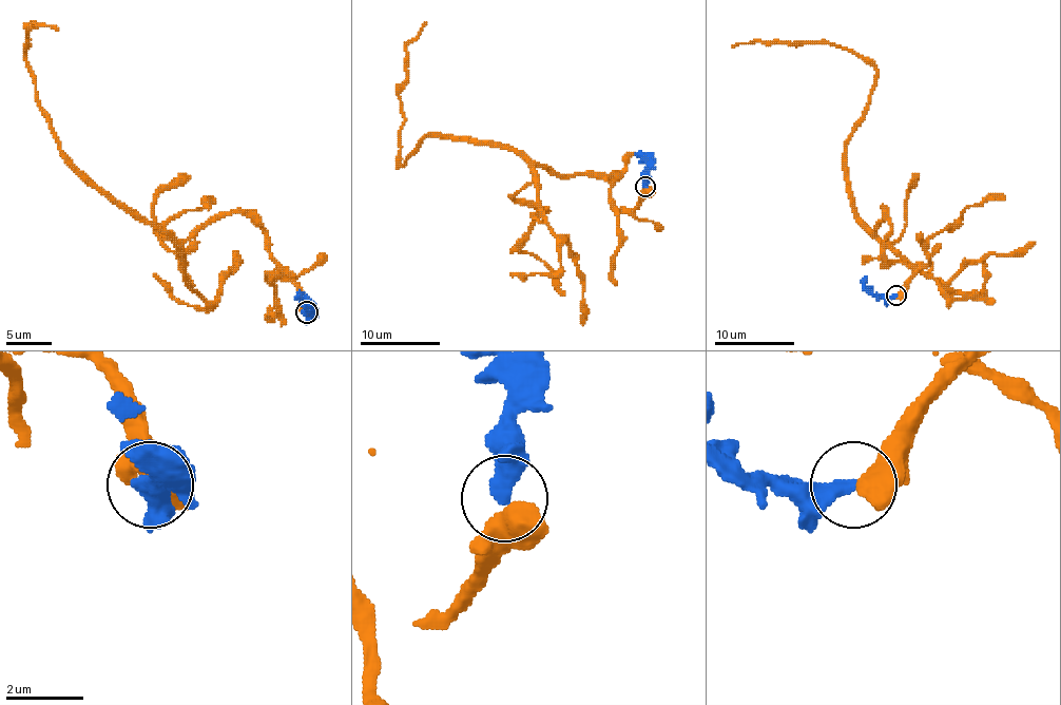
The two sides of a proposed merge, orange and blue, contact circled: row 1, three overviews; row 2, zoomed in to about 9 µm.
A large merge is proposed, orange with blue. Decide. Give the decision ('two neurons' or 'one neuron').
two neurons

